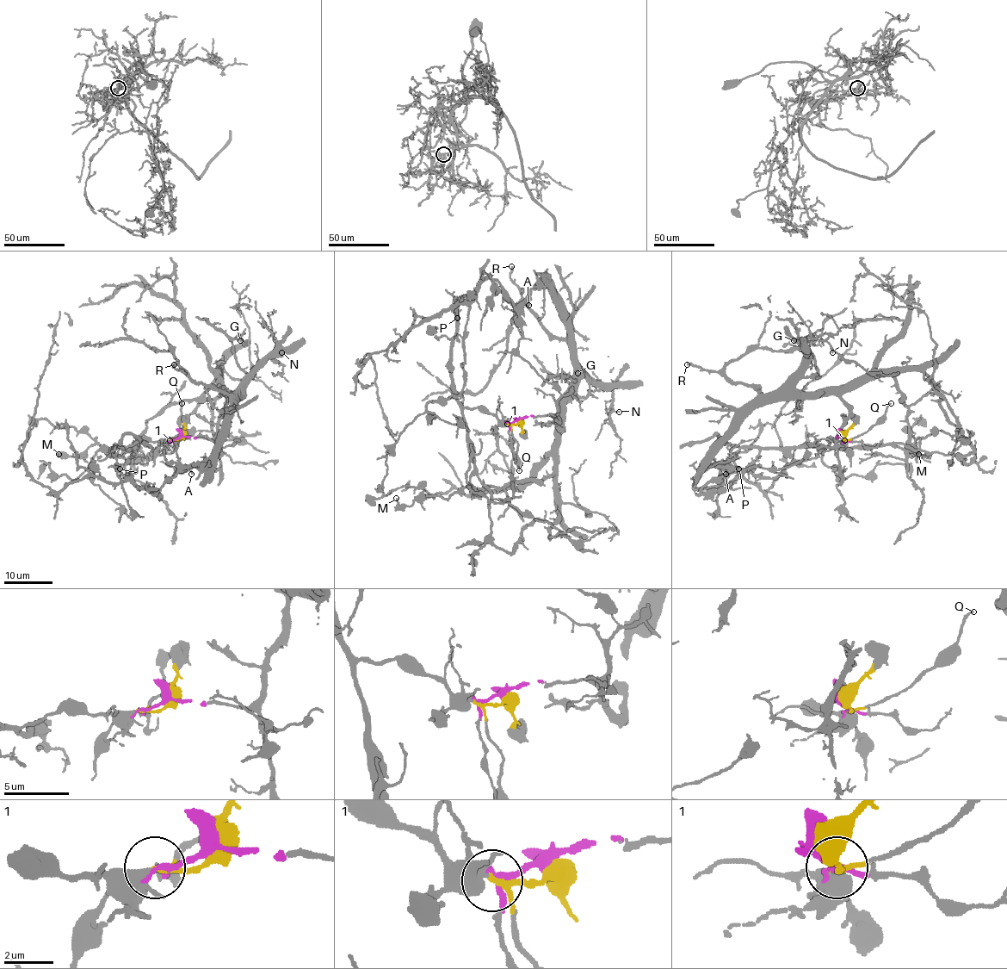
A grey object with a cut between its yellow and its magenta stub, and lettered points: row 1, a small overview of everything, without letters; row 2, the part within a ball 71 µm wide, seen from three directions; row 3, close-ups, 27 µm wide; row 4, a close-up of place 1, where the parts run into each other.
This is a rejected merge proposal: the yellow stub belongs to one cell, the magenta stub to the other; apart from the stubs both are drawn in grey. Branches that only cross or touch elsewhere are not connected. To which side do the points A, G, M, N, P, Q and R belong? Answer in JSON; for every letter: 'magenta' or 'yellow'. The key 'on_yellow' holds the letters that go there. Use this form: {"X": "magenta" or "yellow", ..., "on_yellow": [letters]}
{"A": "magenta", "G": "magenta", "M": "yellow", "N": "magenta", "P": "yellow", "Q": "yellow", "R": "magenta", "on_yellow": ["M", "P", "Q"]}

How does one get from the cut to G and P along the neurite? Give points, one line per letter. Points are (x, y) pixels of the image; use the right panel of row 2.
G: (841, 434), (836, 438), (848, 407), (833, 394), (794, 388), (818, 375), (811, 350), (793, 340)
P: (841, 434), (844, 440), (829, 440), (827, 446), (740, 447), (726, 461), (732, 467), (738, 469)

